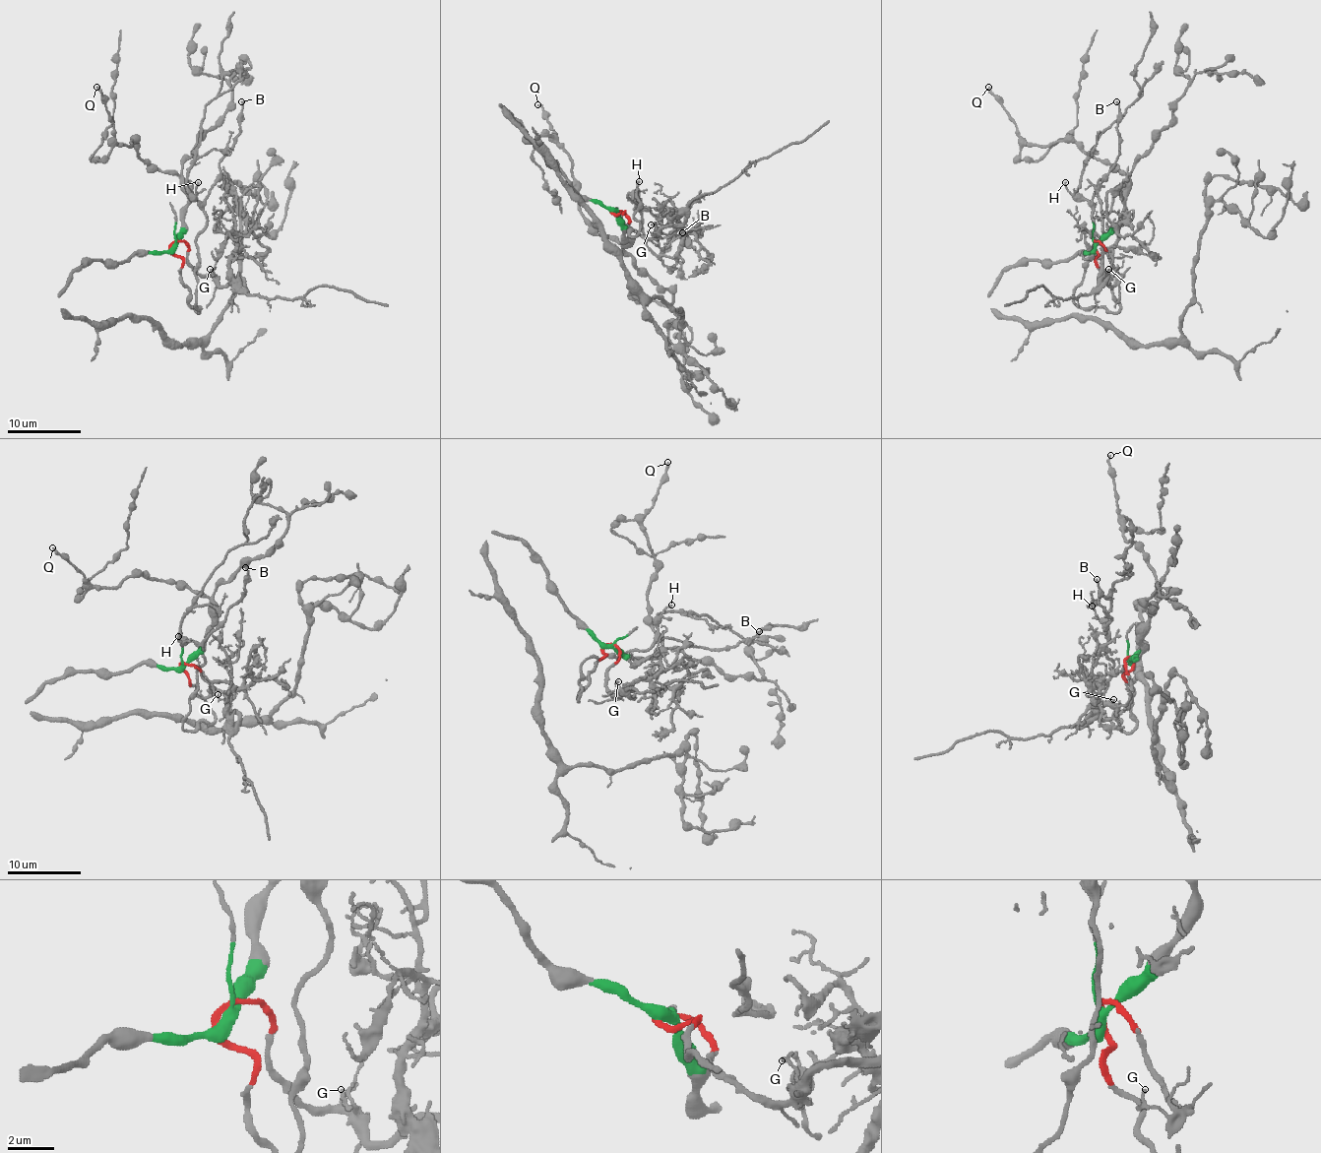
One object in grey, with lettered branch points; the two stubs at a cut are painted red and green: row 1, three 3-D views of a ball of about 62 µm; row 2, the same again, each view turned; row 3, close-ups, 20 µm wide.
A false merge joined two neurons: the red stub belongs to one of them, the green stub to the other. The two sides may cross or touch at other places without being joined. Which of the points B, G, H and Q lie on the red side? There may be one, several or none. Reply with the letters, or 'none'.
B, G, H

